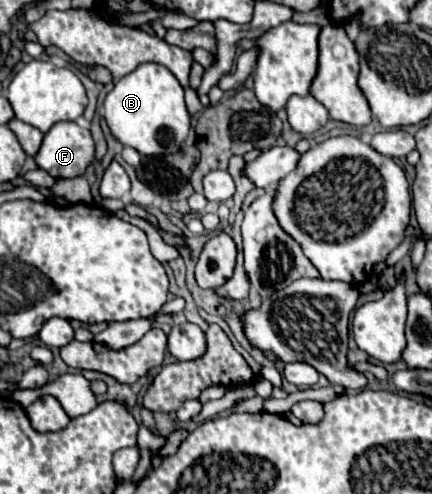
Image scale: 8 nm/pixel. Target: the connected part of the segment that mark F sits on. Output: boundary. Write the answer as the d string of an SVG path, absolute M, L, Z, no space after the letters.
M57 122L43 136L41 148L35 154L35 164L51 174L53 178L75 178L85 172L85 168L93 162L93 138L91 132L79 128L75 122Z

